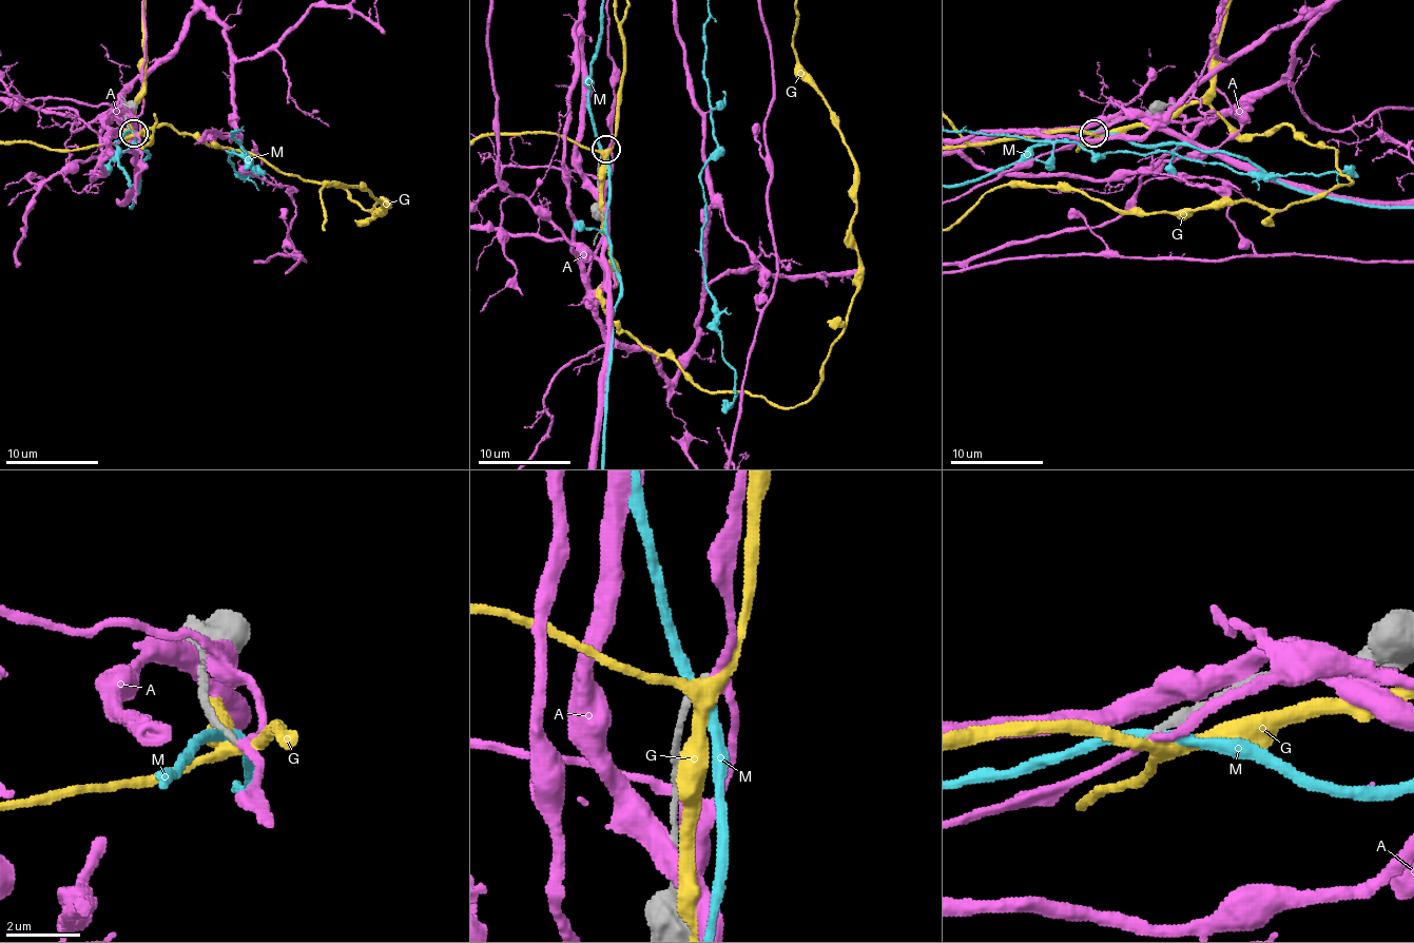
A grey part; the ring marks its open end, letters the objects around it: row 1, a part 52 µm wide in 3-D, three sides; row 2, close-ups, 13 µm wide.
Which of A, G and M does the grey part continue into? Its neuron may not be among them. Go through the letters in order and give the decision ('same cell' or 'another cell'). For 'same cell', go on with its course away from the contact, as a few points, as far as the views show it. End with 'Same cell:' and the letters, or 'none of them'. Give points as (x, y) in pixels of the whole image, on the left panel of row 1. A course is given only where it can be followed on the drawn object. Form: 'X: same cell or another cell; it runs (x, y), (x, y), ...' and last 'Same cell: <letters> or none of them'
A: another cell
G: another cell
M: another cell
Same cell: none of them

